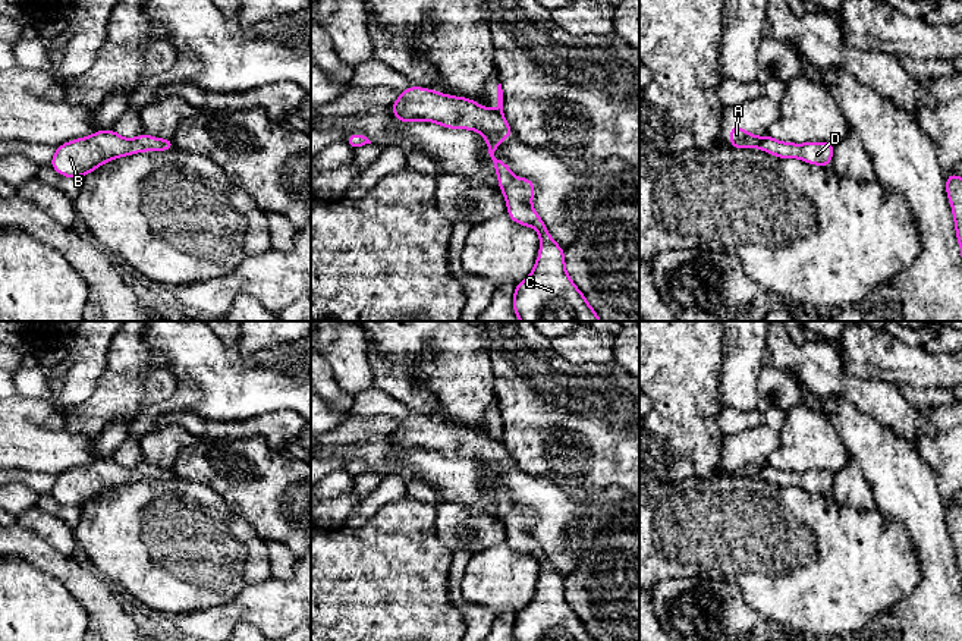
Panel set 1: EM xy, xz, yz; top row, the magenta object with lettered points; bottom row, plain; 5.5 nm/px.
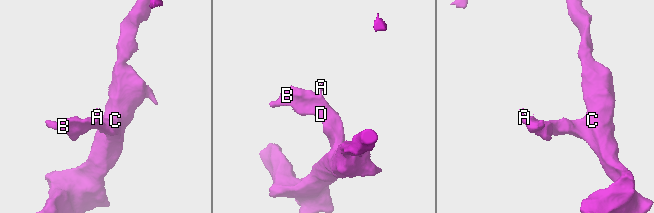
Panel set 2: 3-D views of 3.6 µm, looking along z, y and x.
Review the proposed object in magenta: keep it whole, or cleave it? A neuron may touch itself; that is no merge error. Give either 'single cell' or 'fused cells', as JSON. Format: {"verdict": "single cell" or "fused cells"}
{"verdict": "fused cells"}

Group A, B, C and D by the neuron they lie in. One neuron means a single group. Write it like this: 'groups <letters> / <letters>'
groups A / B C D

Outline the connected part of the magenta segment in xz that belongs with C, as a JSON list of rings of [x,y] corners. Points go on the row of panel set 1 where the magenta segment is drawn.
[[[412,85],[390,109],[400,123],[425,120],[449,129],[471,129],[485,136],[499,186],[506,198],[506,213],[518,224],[534,227],[540,235],[540,255],[534,270],[525,280],[515,285],[513,311],[519,320],[601,321],[568,276],[563,248],[553,241],[543,219],[531,205],[535,183],[525,177],[513,177],[509,164],[494,157],[497,145],[506,136],[515,135],[503,113],[491,111],[471,98],[452,97]]]

